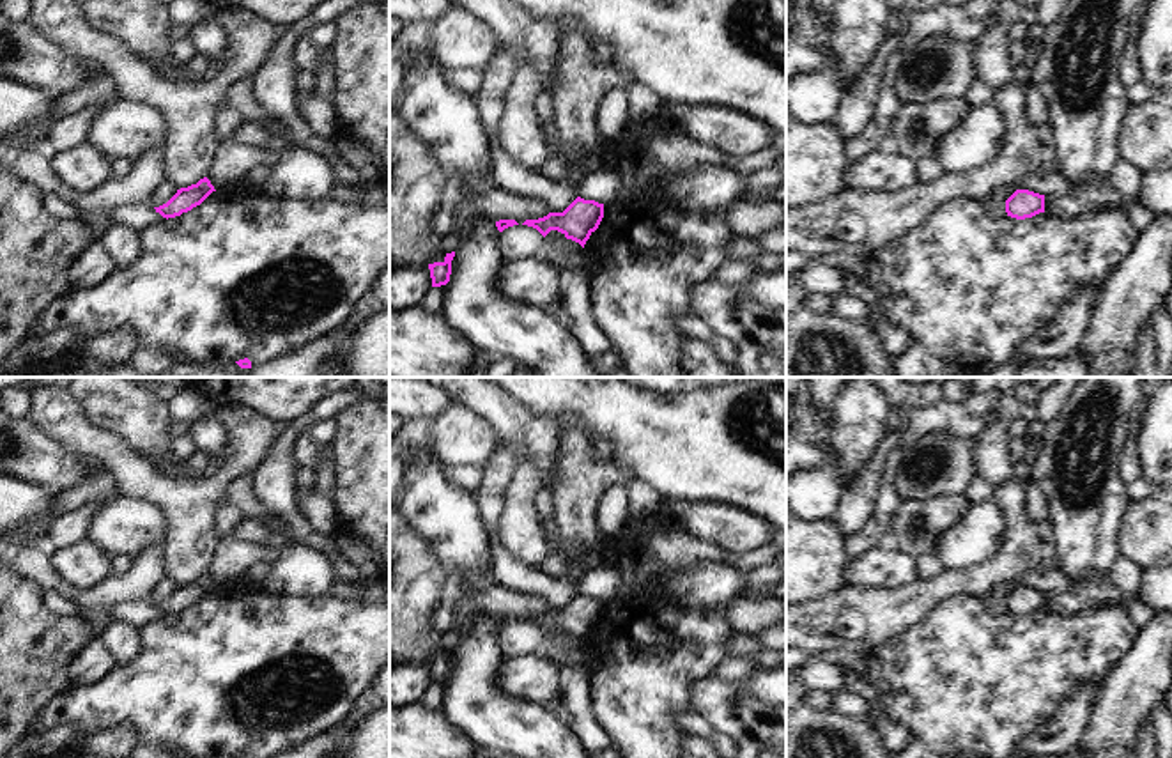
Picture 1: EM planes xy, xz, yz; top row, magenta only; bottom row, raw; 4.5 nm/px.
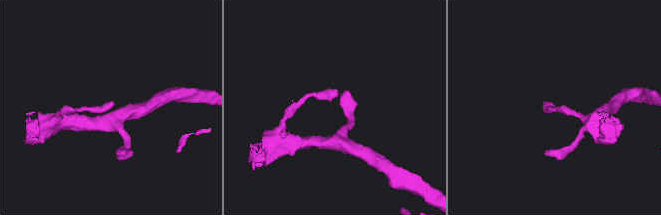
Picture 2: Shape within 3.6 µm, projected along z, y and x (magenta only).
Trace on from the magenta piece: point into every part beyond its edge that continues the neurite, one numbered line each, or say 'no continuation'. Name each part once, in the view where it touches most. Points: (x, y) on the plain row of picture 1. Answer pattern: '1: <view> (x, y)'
no continuation

